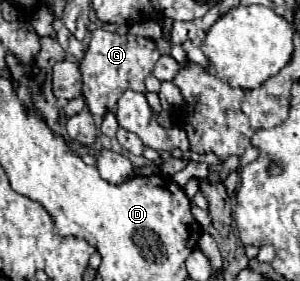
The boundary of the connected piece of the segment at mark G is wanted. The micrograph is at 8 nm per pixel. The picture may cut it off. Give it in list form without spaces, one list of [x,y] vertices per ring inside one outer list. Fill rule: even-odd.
[[[97,29],[91,37],[91,43],[87,47],[85,59],[81,61],[81,75],[83,75],[83,99],[87,103],[87,109],[93,115],[105,117],[111,109],[115,109],[119,97],[127,91],[141,91],[145,93],[143,79],[153,71],[159,51],[155,47],[155,41],[135,35],[117,35],[105,29]]]

